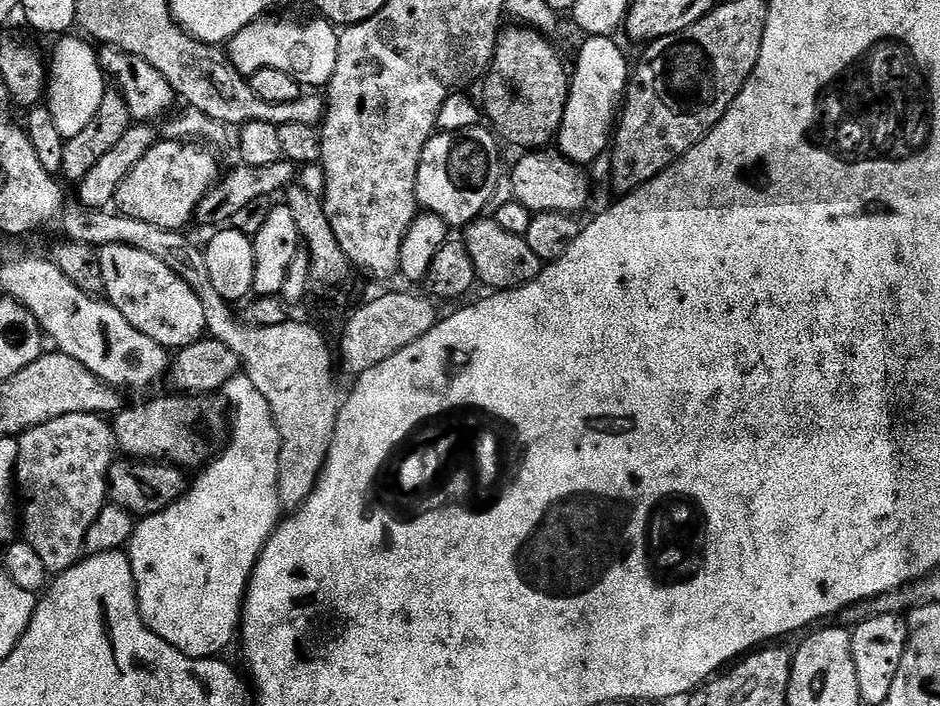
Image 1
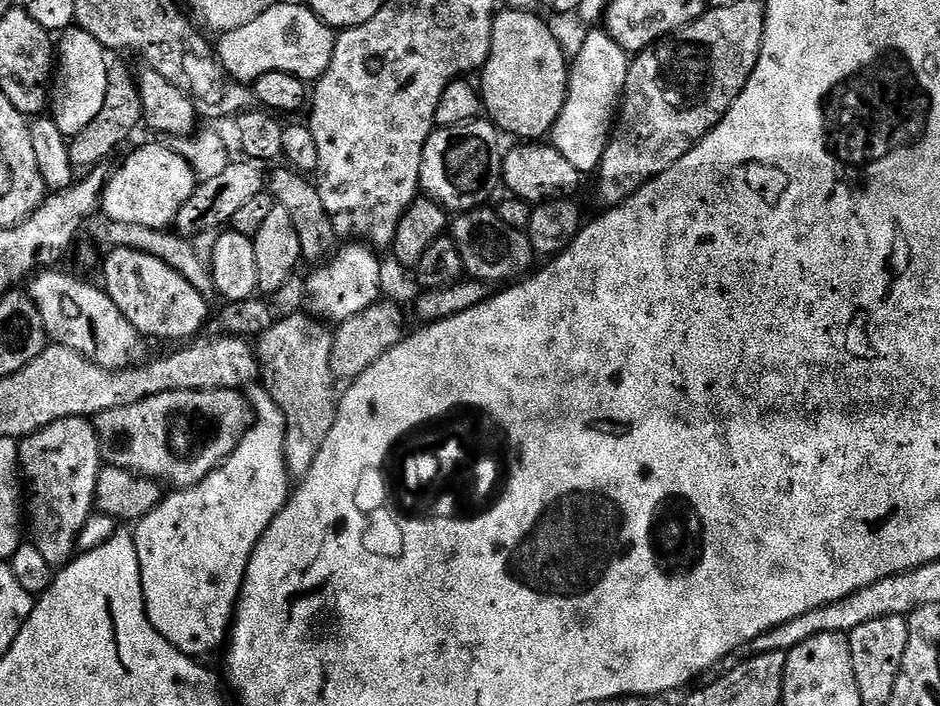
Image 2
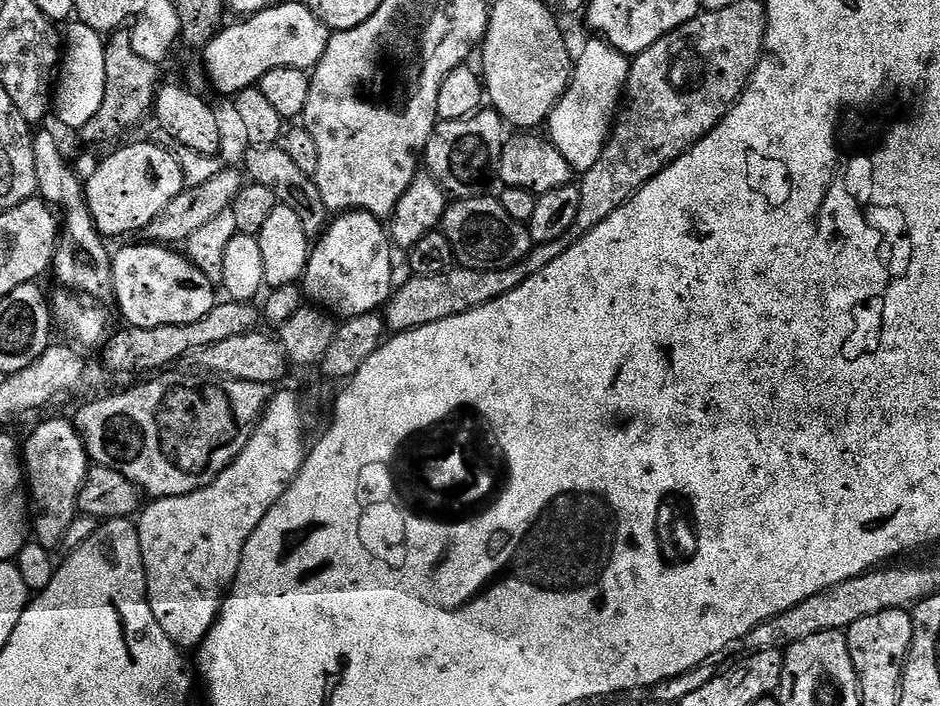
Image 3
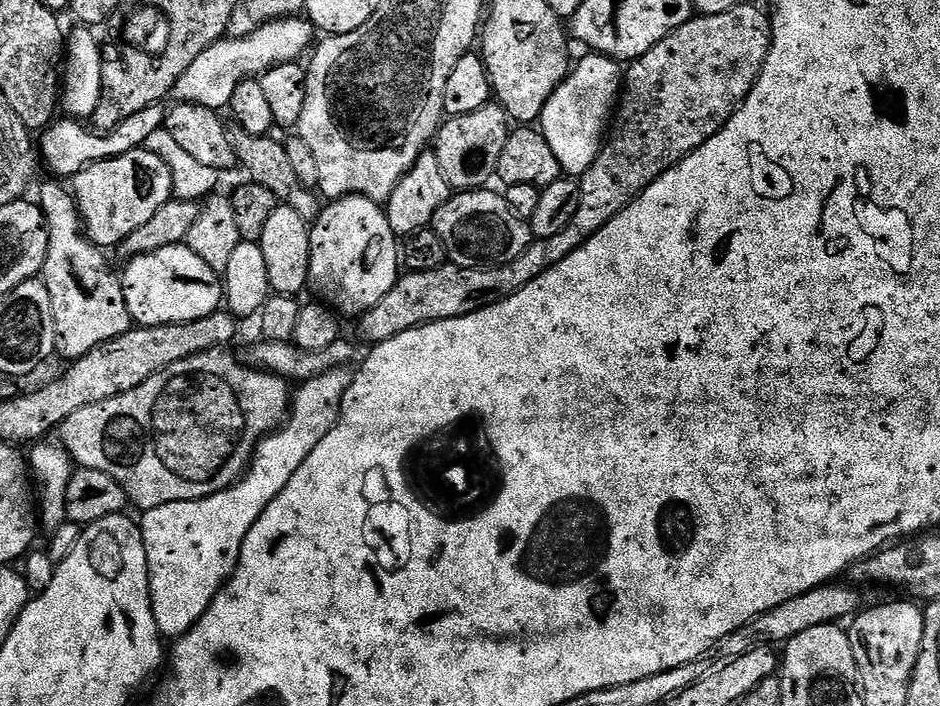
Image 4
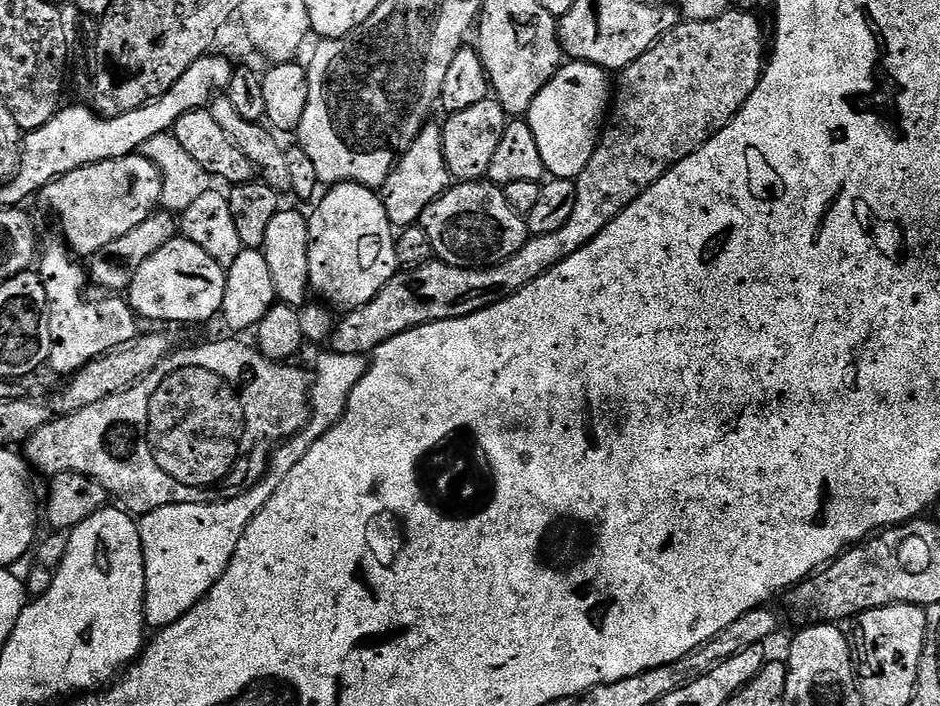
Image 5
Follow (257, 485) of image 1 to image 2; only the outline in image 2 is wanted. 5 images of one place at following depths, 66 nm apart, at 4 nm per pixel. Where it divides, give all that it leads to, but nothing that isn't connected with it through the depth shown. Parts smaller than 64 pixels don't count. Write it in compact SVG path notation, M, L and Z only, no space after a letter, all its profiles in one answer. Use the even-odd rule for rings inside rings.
M256 386L251 389L250 403L254 409L252 426L242 438L242 442L238 442L236 449L212 473L206 478L202 478L202 482L198 482L189 488L169 491L161 500L160 505L154 510L150 510L150 514L146 514L146 518L142 518L135 525L134 539L138 550L140 573L142 574L142 594L146 602L146 614L150 618L154 630L158 630L158 634L162 634L162 638L166 638L166 642L173 644L182 654L193 658L204 658L207 652L214 651L219 644L221 647L227 641L236 614L236 601L240 598L240 587L244 581L246 566L250 562L254 546L258 546L262 534L266 534L270 522L274 522L274 518L284 509L290 495L288 463L284 457L286 434L288 433L288 423L284 420L284 411L272 401L272 395L263 386Z

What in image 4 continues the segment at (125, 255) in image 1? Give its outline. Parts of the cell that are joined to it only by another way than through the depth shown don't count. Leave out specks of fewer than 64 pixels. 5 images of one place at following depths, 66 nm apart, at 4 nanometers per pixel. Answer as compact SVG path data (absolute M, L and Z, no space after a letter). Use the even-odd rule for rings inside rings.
M187 244L162 246L143 256L133 256L122 271L126 306L141 328L174 322L194 322L221 307L225 299L222 276L210 268Z

